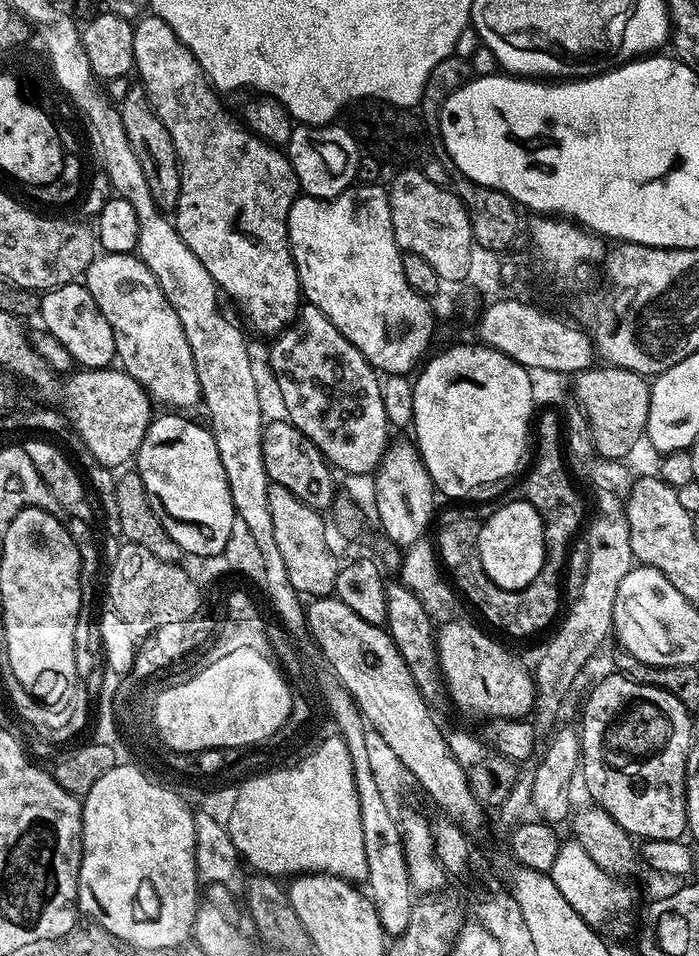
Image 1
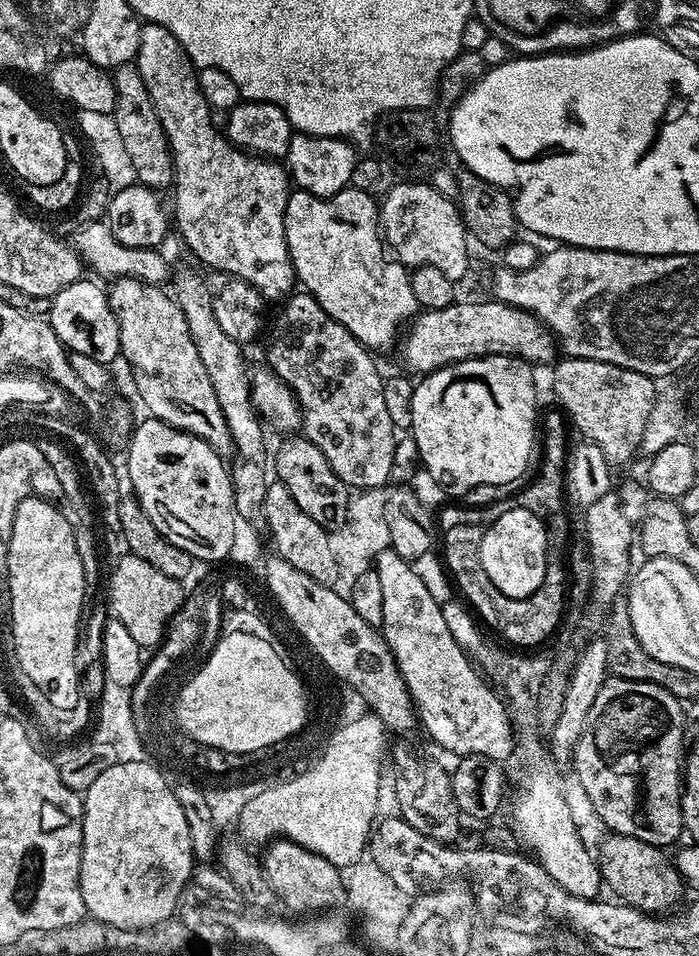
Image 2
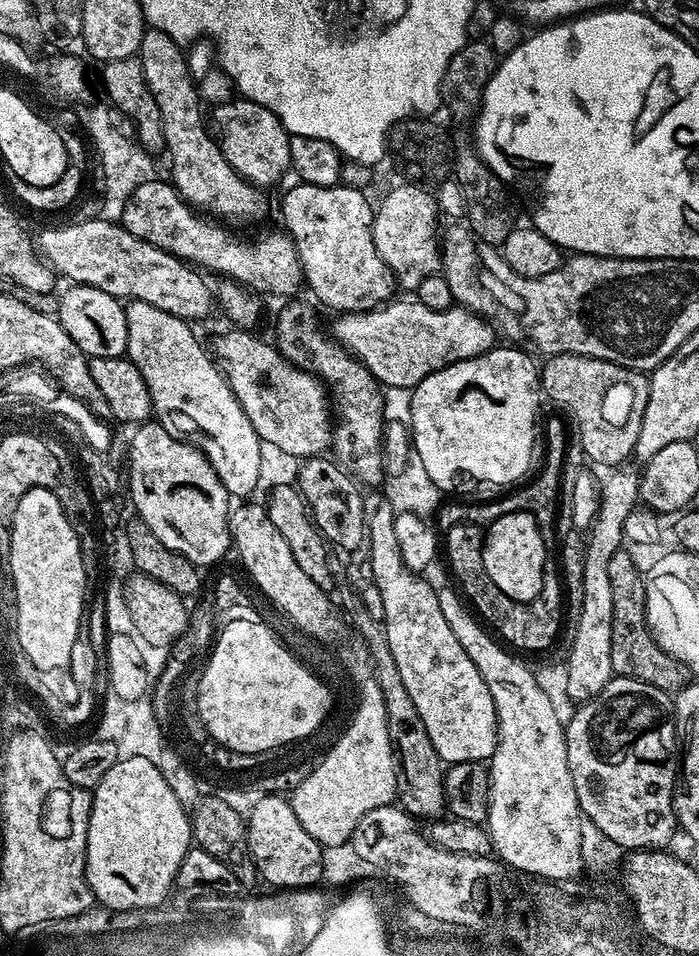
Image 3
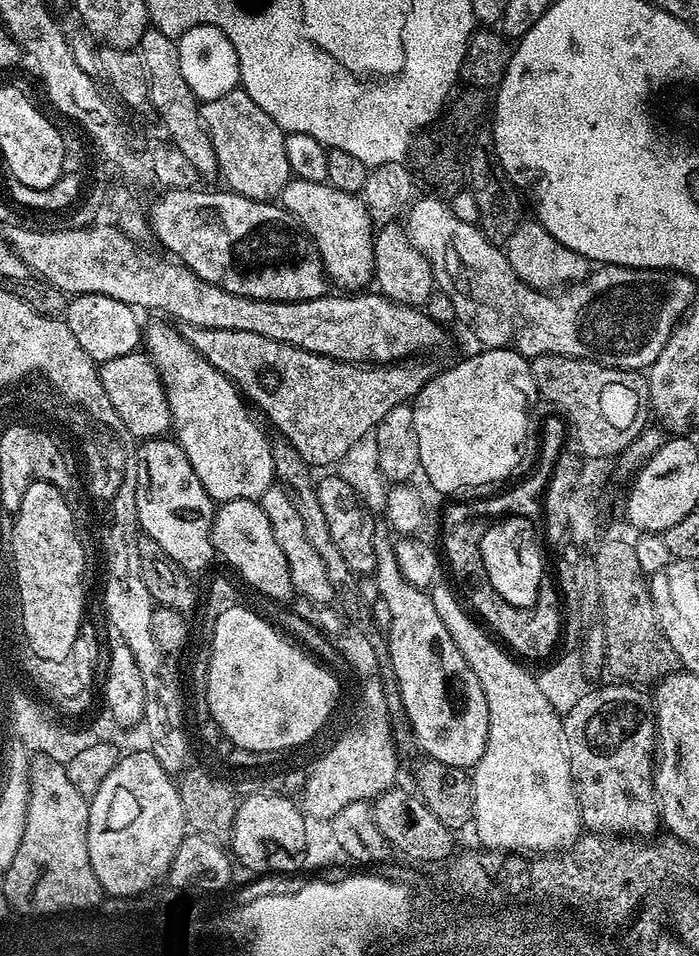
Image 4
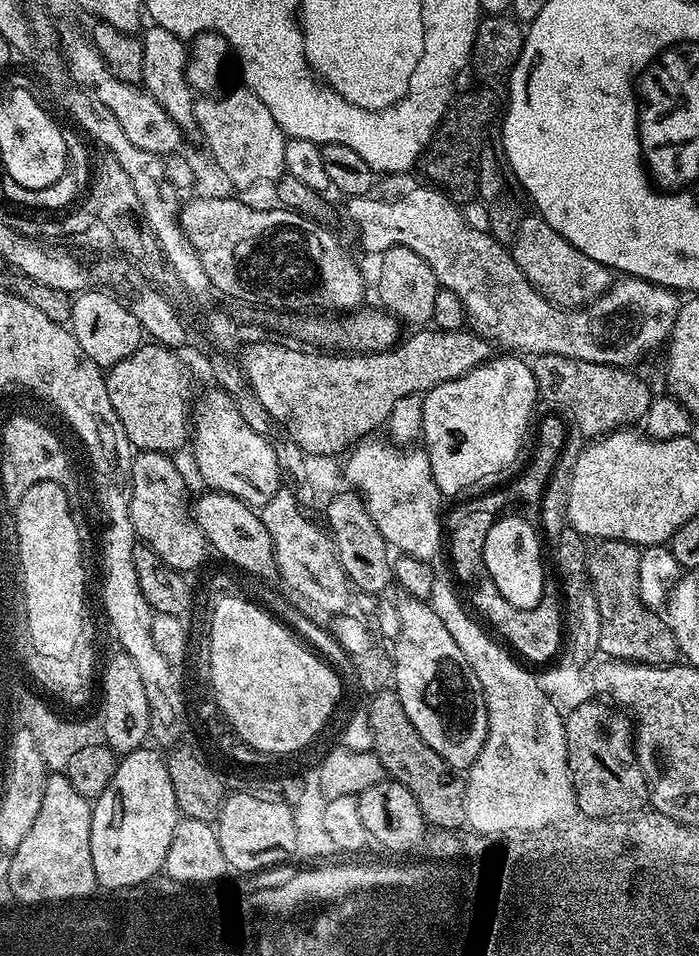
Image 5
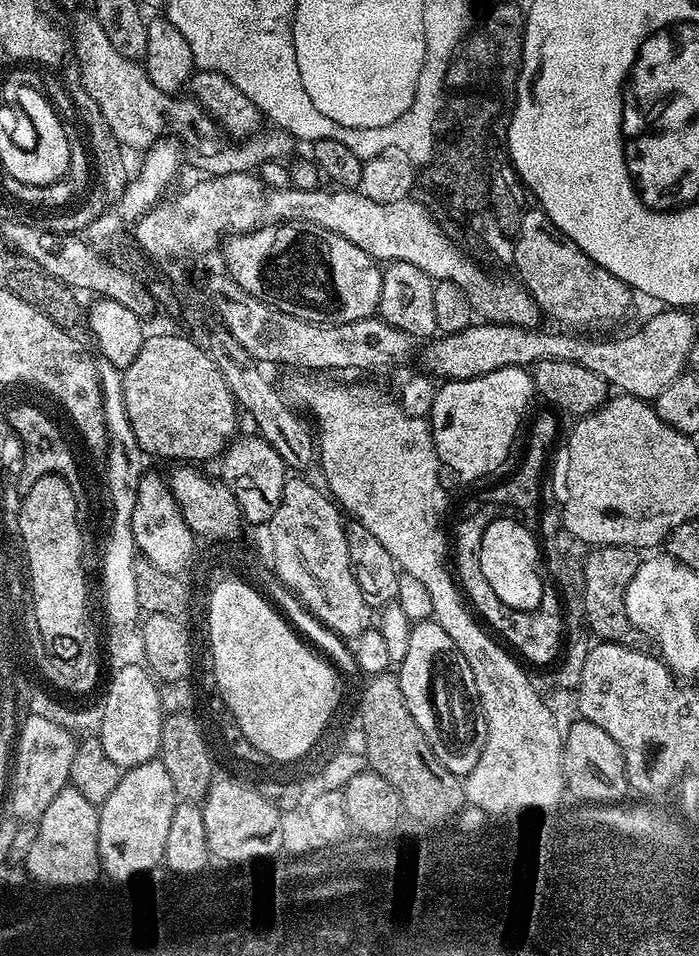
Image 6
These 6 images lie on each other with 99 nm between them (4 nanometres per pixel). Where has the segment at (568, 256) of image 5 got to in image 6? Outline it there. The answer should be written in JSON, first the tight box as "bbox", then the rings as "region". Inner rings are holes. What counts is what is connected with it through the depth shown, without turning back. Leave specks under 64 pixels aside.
{"bbox":[512,207,633,330],"region":[[[529,207],[522,218],[522,226],[518,234],[514,237],[514,258],[512,259],[515,275],[519,283],[528,289],[529,294],[536,300],[536,305],[540,308],[545,317],[553,316],[557,320],[557,325],[563,326],[568,330],[586,330],[582,328],[612,328],[628,311],[632,308],[633,289],[621,282],[617,276],[610,274],[602,266],[598,266],[591,260],[585,252],[539,207]]]}

